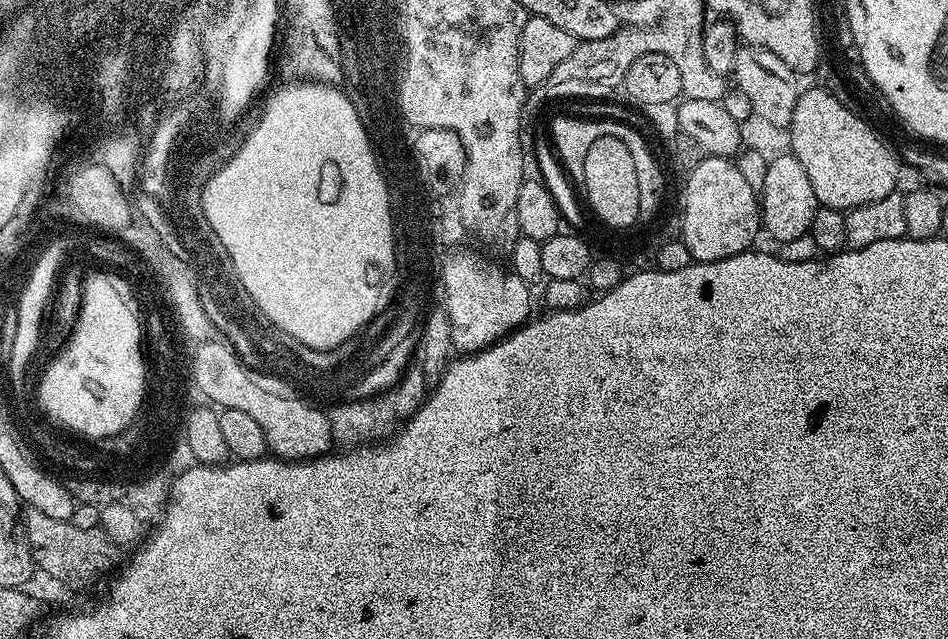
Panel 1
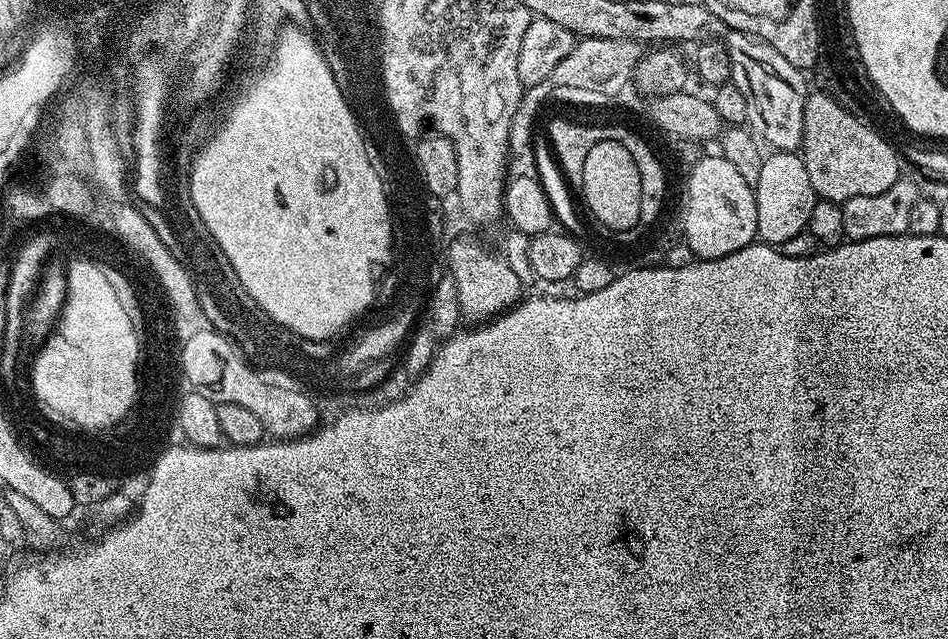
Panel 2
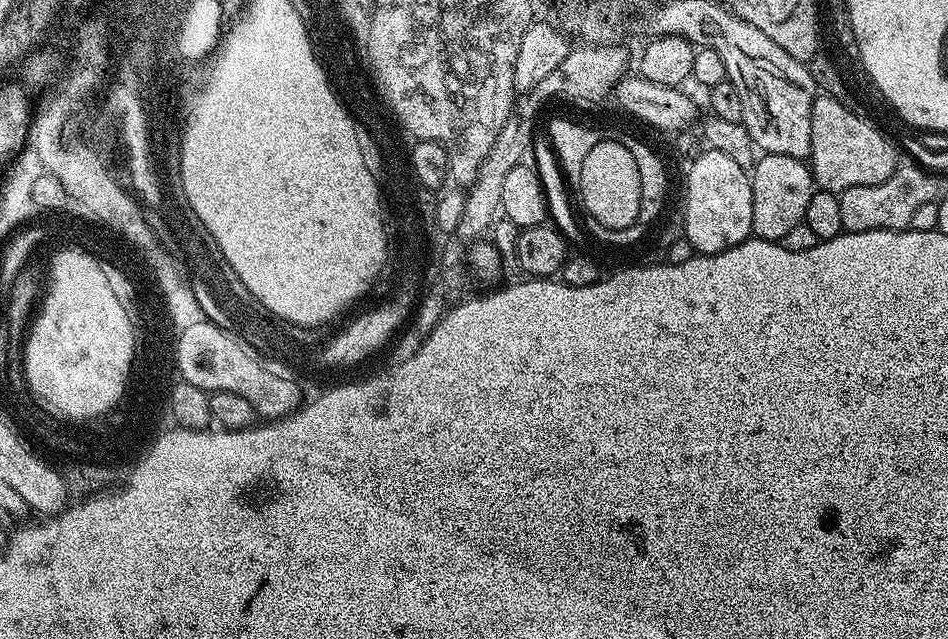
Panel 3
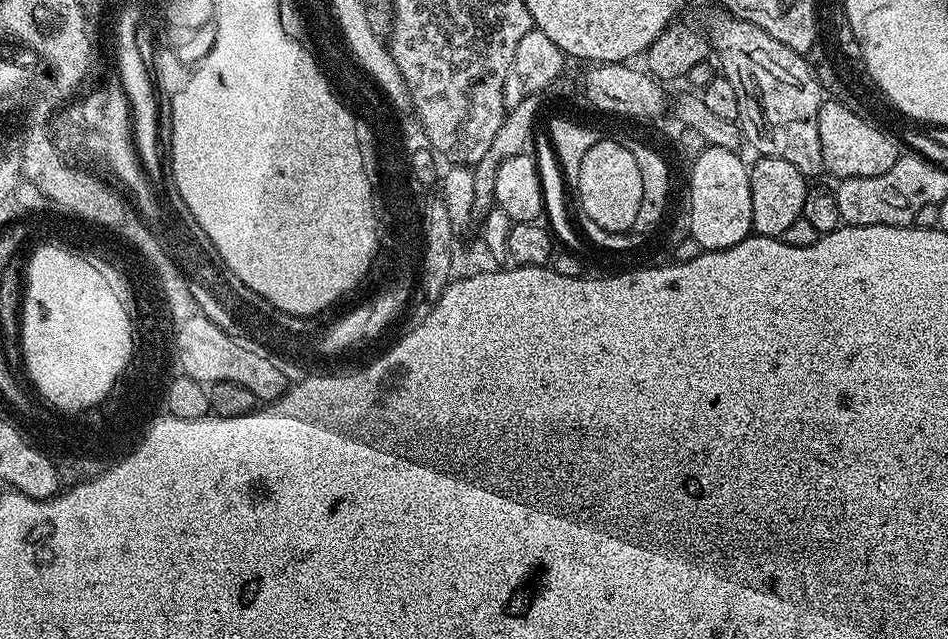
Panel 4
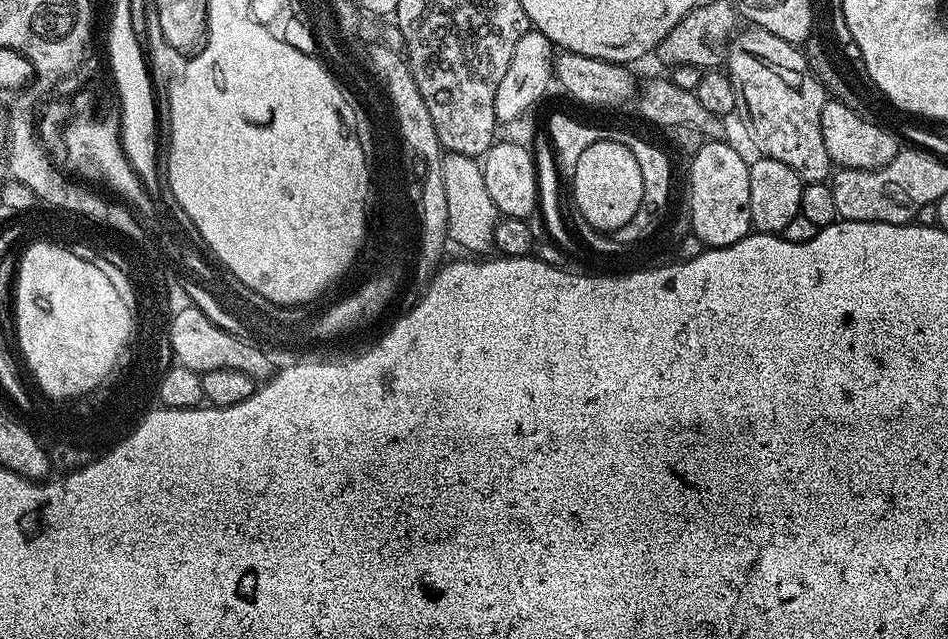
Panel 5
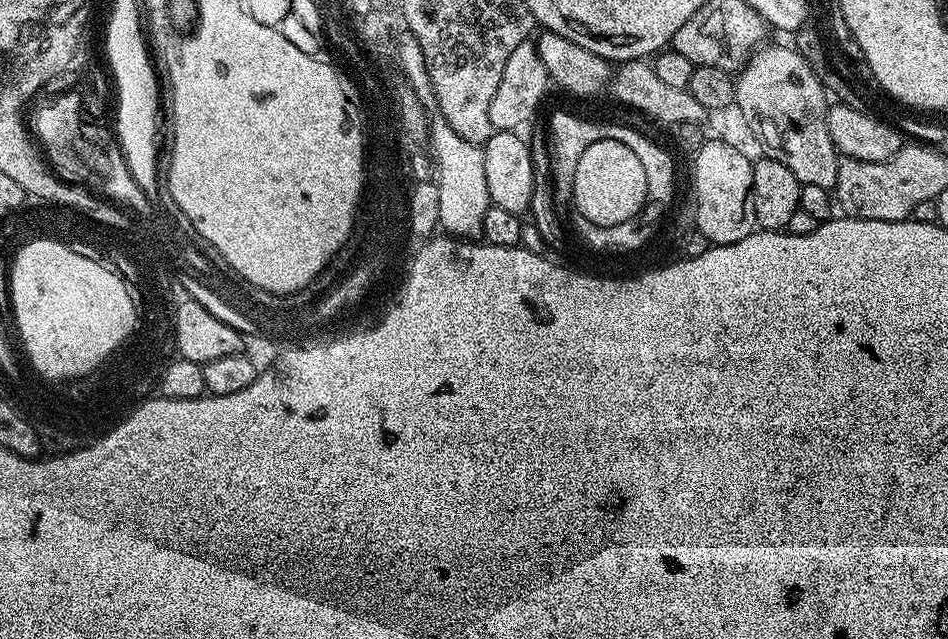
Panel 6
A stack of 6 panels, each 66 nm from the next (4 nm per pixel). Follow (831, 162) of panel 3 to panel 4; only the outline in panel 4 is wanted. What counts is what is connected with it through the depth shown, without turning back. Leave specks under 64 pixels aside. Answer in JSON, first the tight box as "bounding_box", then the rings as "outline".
{"bounding_box":[818,99,902,178],"outline":[[[825,99],[818,114],[818,138],[822,142],[822,158],[824,167],[836,178],[858,178],[859,176],[873,176],[874,174],[886,174],[890,166],[902,154],[894,141],[888,137],[889,133],[875,124],[858,118],[846,106],[842,106],[837,100]]]}

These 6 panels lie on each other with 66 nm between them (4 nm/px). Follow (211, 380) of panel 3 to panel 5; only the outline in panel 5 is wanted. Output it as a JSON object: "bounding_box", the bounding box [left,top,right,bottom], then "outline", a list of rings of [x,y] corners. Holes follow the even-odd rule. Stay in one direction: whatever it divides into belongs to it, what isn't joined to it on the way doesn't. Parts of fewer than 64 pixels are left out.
{"bounding_box":[170,306,274,382],"outline":[[[187,306],[178,314],[170,317],[170,343],[177,350],[182,350],[182,368],[189,368],[198,373],[210,370],[230,370],[237,368],[246,374],[250,374],[257,382],[271,377],[274,367],[270,362],[269,353],[259,343],[244,340],[241,336],[230,334],[222,330],[222,326],[214,326],[202,310]],[[264,376],[264,377],[263,377]]]}

